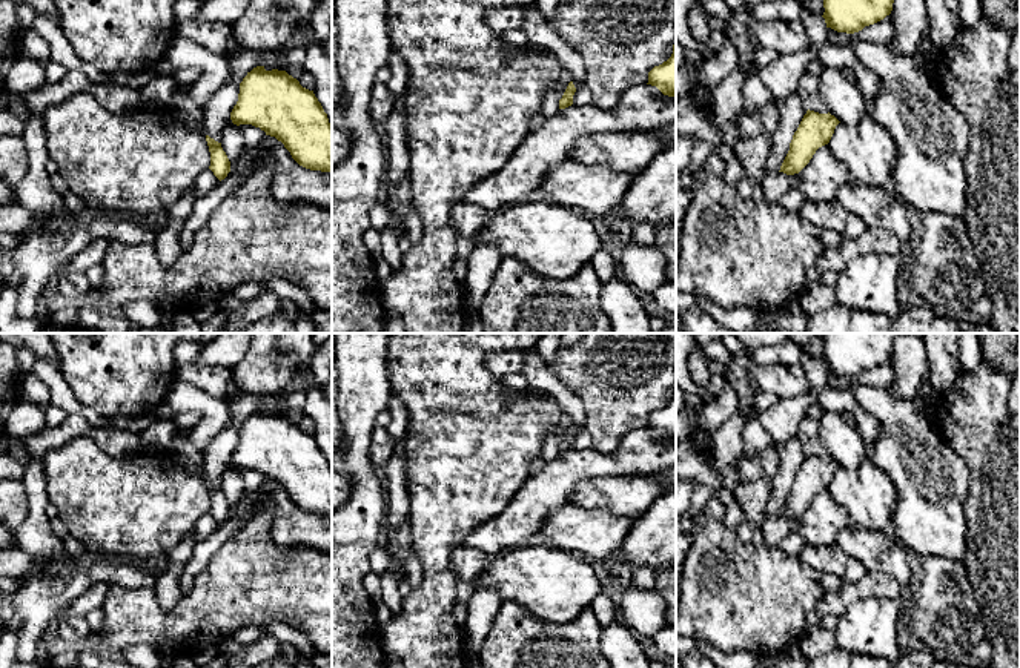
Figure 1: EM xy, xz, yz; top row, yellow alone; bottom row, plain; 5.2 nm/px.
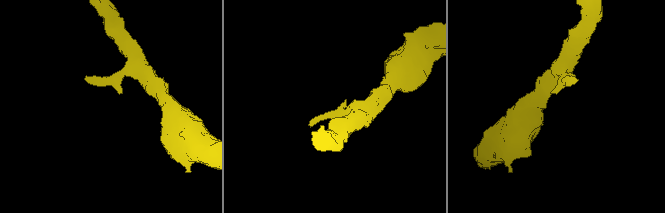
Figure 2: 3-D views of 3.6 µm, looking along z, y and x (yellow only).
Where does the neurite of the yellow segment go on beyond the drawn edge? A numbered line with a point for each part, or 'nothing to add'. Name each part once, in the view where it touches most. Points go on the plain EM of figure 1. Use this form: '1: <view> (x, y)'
nothing to add

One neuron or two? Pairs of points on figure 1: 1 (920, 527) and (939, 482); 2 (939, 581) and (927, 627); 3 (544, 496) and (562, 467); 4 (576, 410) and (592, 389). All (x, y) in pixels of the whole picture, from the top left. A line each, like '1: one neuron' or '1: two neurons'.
1: one neuron
2: one neuron
3: one neuron
4: two neurons

